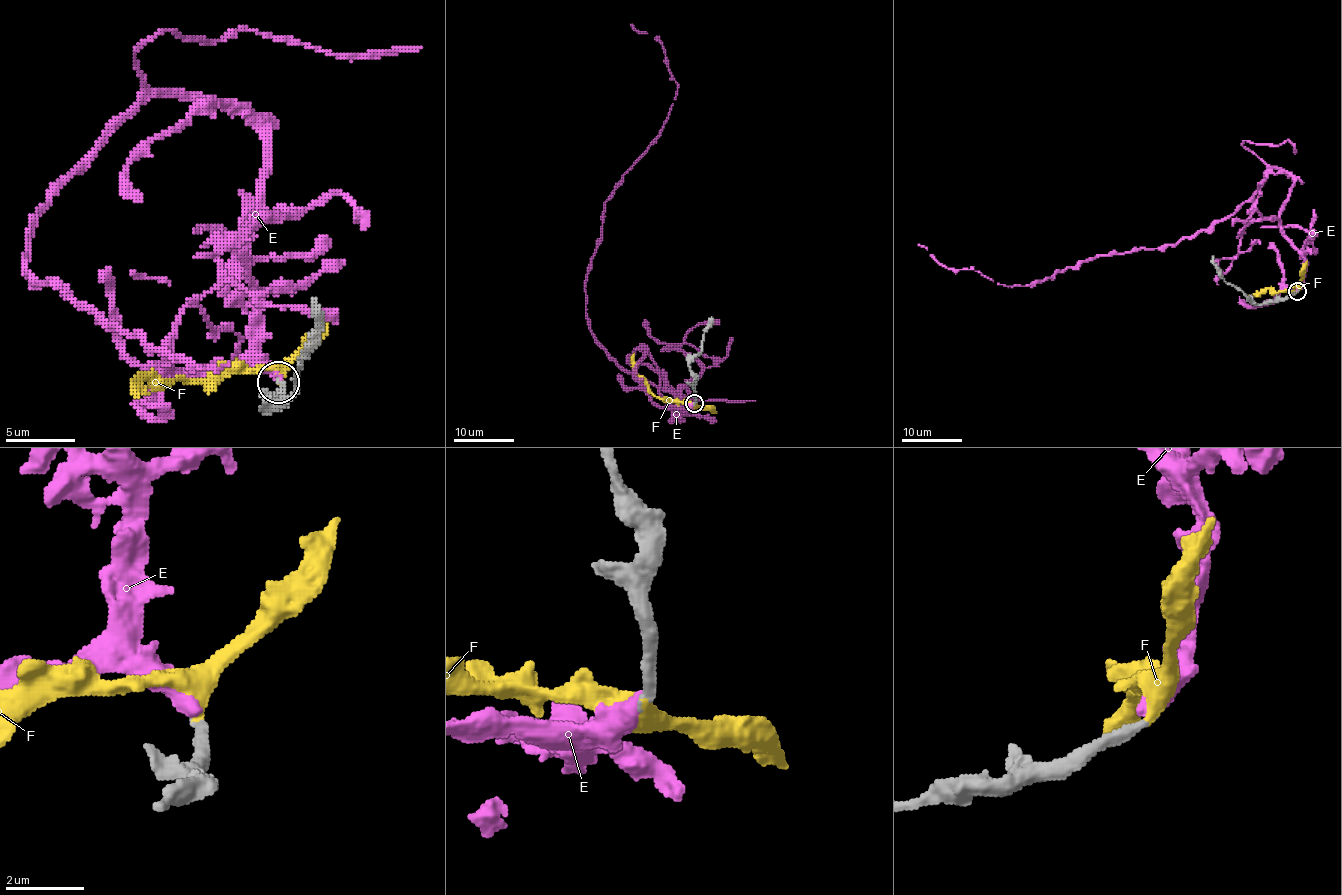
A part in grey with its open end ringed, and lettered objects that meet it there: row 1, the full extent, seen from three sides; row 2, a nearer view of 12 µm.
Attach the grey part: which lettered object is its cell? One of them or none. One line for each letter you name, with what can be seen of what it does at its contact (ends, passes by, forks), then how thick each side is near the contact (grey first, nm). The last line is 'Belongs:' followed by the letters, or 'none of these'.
F: it ends; calibres 280 and 360 nm
Belongs: F

